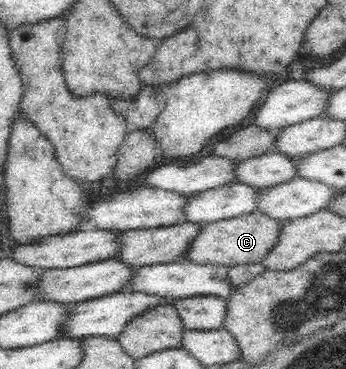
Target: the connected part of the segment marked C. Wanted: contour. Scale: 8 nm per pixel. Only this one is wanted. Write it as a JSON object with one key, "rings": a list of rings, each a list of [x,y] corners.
{"rings":[[[254,211],[252,213],[239,215],[230,219],[221,219],[221,220],[210,222],[207,224],[204,223],[204,225],[202,226],[202,231],[200,231],[200,237],[198,237],[198,239],[196,239],[194,243],[192,243],[192,246],[194,247],[191,247],[187,251],[187,254],[185,255],[185,259],[188,259],[190,261],[195,261],[196,263],[202,263],[202,261],[204,262],[207,261],[208,263],[215,263],[216,265],[226,265],[229,267],[242,265],[246,263],[258,263],[262,261],[265,255],[268,255],[269,251],[272,251],[272,249],[276,247],[276,243],[280,243],[280,231],[284,231],[284,226],[286,222],[289,222],[289,220],[282,221],[281,219],[274,219],[271,215],[266,215],[264,212]]]}

